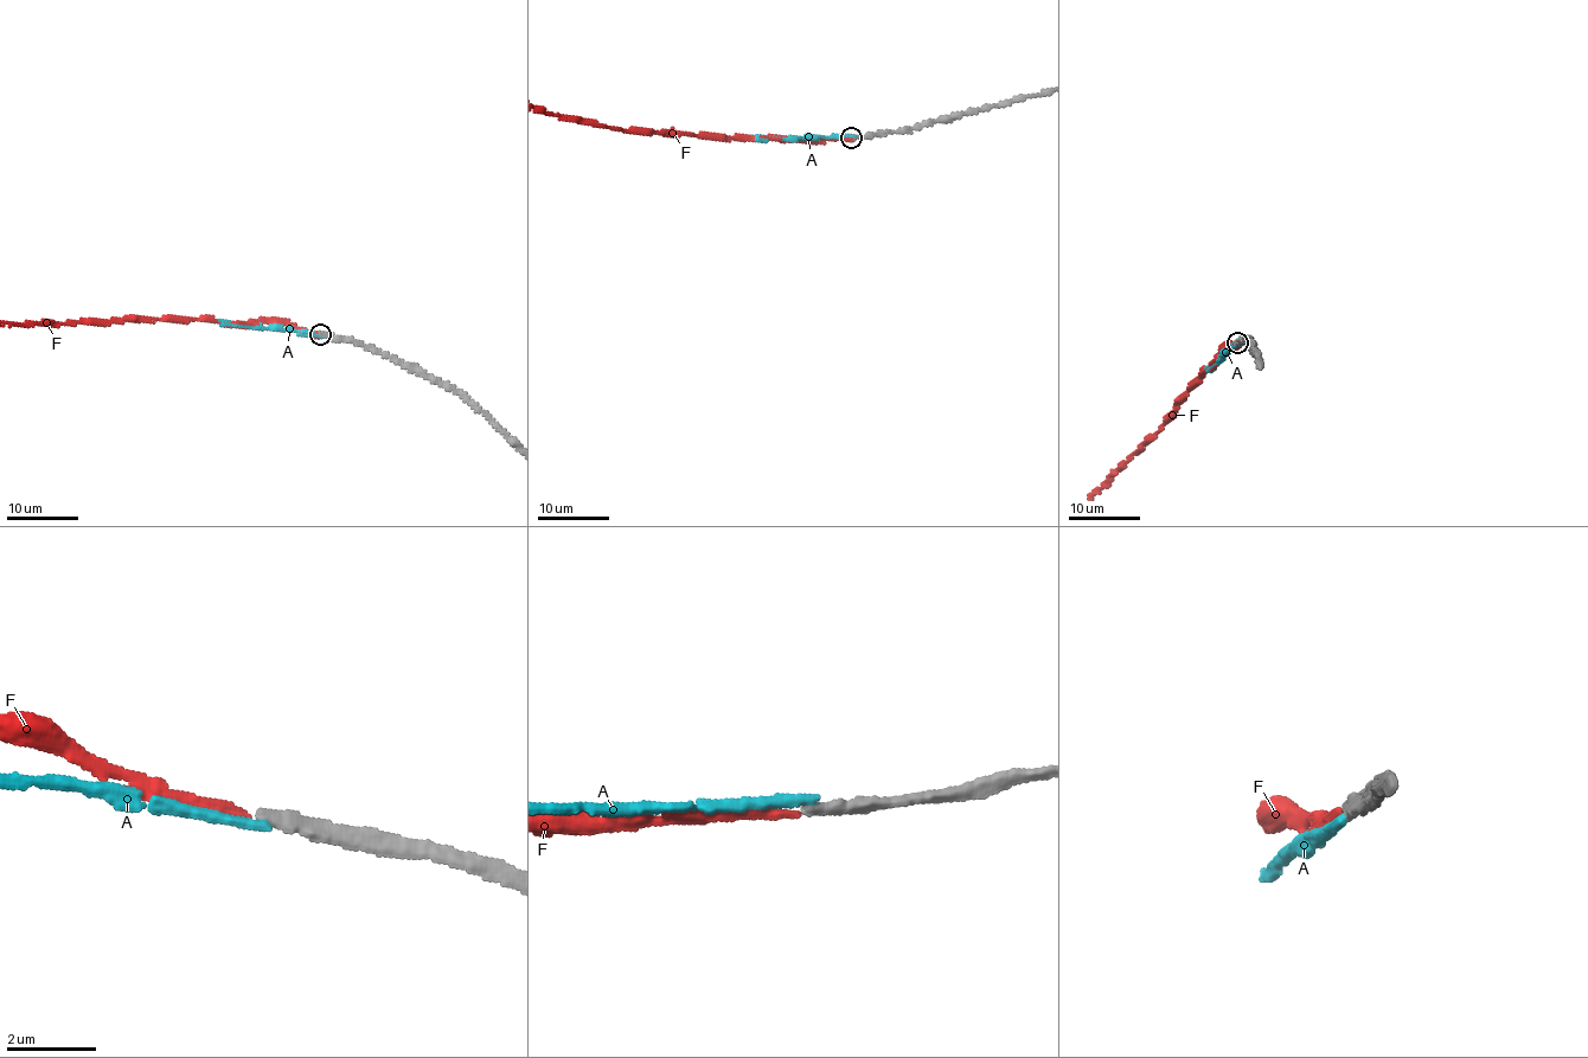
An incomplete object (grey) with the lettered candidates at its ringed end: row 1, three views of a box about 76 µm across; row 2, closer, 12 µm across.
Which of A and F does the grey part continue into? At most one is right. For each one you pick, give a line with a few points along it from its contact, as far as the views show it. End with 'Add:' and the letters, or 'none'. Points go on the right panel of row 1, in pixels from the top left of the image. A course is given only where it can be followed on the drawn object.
Add: F

